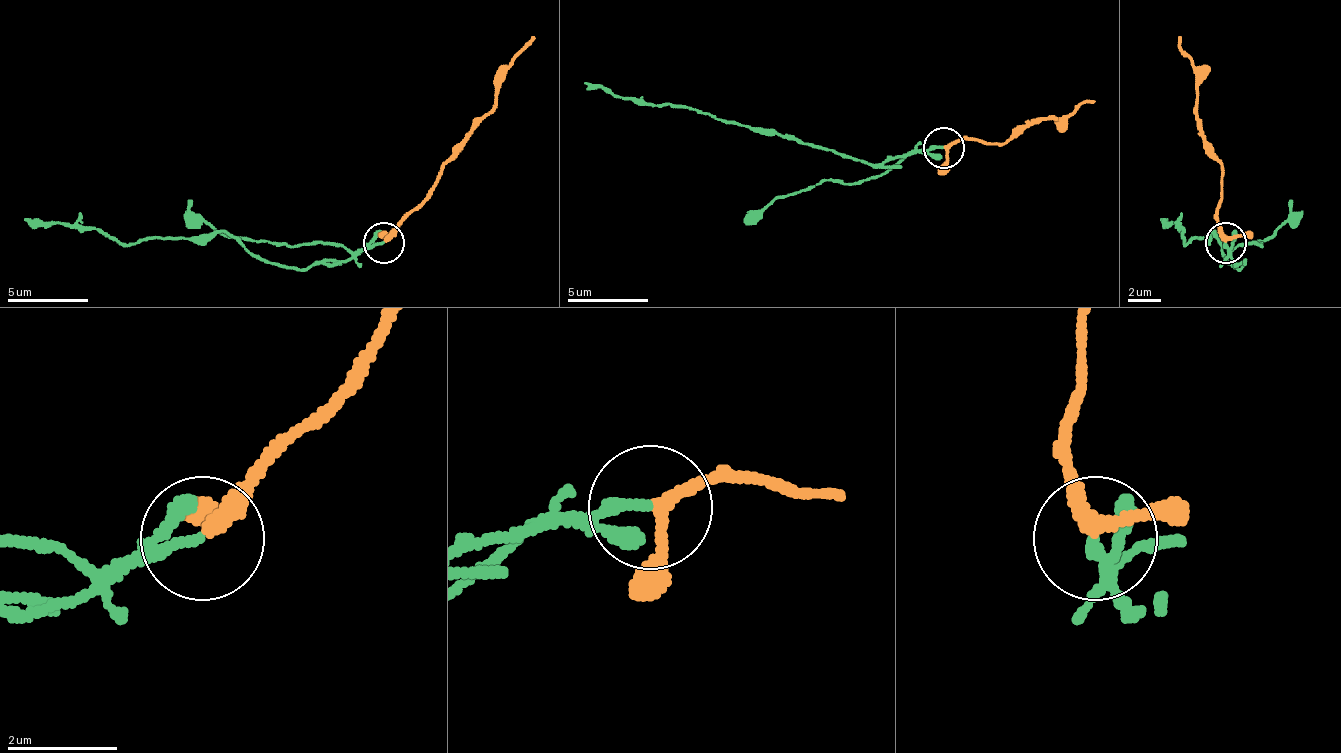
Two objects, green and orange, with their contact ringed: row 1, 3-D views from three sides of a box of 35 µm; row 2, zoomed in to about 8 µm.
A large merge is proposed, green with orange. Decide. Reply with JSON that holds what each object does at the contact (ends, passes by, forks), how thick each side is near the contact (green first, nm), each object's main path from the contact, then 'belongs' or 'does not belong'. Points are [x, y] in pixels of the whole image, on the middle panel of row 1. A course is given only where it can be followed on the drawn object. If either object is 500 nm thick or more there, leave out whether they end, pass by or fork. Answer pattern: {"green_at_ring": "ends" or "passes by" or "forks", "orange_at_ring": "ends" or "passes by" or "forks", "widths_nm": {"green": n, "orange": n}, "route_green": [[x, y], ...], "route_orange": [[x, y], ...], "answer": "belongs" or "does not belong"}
{"green_at_ring": "ends", "orange_at_ring": "passes by", "widths_nm": {"green": 200, "orange": 240}, "route_green": [[945, 146], [916, 150], [904, 159], [848, 159], [787, 134], [763, 134], [674, 106], [633, 102], [585, 82]], "route_orange": [[945, 146], [977, 138], [1005, 142], [1025, 122], [1054, 118], [1094, 102]], "answer": "does not belong"}

